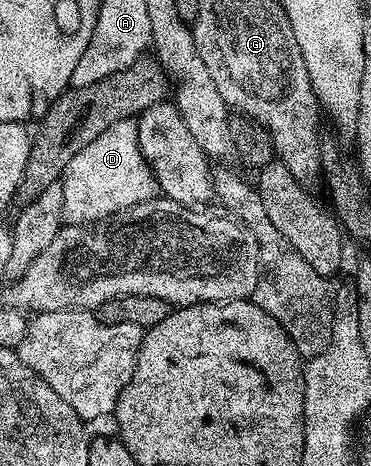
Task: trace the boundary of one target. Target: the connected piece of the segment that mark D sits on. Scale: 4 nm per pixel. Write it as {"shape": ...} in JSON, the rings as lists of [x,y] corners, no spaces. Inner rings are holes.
{"shape":[[[134,120],[113,123],[89,147],[77,151],[61,178],[65,201],[63,219],[69,225],[89,225],[106,221],[156,196],[155,176],[143,159],[139,146],[139,126]]]}

